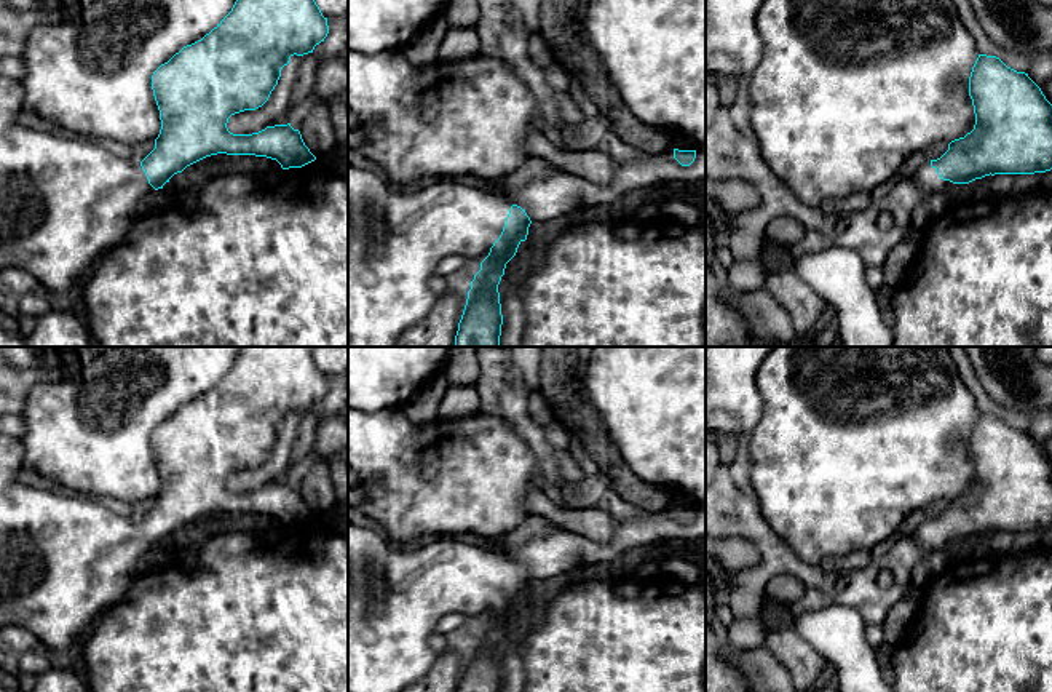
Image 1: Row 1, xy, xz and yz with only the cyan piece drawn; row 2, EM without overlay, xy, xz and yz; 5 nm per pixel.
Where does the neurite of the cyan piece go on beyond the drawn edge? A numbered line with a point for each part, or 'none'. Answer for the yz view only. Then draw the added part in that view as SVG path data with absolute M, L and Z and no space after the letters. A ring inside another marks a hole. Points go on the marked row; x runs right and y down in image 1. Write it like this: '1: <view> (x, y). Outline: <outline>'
1: yz (936, 189). Outline: M926 161L915 176L924 197L932 201L947 201L953 195L956 184L939 177L931 161Z

